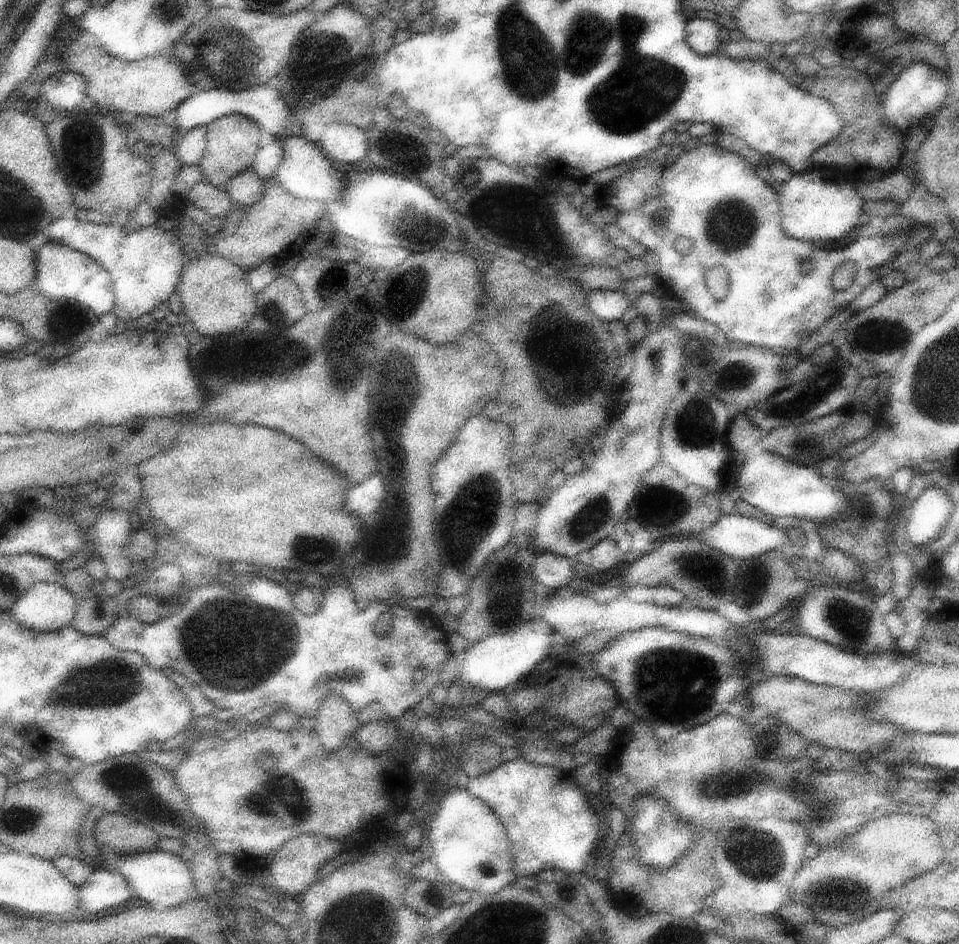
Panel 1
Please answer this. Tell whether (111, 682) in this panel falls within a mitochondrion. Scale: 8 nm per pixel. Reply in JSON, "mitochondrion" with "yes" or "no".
{"mitochondrion":"yes"}

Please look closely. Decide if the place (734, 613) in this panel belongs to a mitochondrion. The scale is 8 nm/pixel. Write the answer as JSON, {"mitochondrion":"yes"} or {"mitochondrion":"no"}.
{"mitochondrion":"no"}

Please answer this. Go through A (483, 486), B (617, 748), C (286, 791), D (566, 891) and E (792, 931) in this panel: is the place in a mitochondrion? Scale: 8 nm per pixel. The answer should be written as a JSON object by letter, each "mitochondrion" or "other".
{"A":"mitochondrion","B":"other","C":"mitochondrion","D":"other","E":"other"}

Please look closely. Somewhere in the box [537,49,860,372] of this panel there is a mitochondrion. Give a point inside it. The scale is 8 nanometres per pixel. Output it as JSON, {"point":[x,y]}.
{"point":[667,81]}

